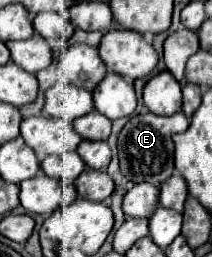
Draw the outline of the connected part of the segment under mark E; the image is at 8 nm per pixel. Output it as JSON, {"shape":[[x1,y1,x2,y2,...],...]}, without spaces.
{"shape":[[140,113,132,117,118,135,118,157,120,169,126,179,132,183,156,183,156,187,174,173,174,143,172,135,182,133,188,127,188,119,182,113,160,117,154,113]]}

